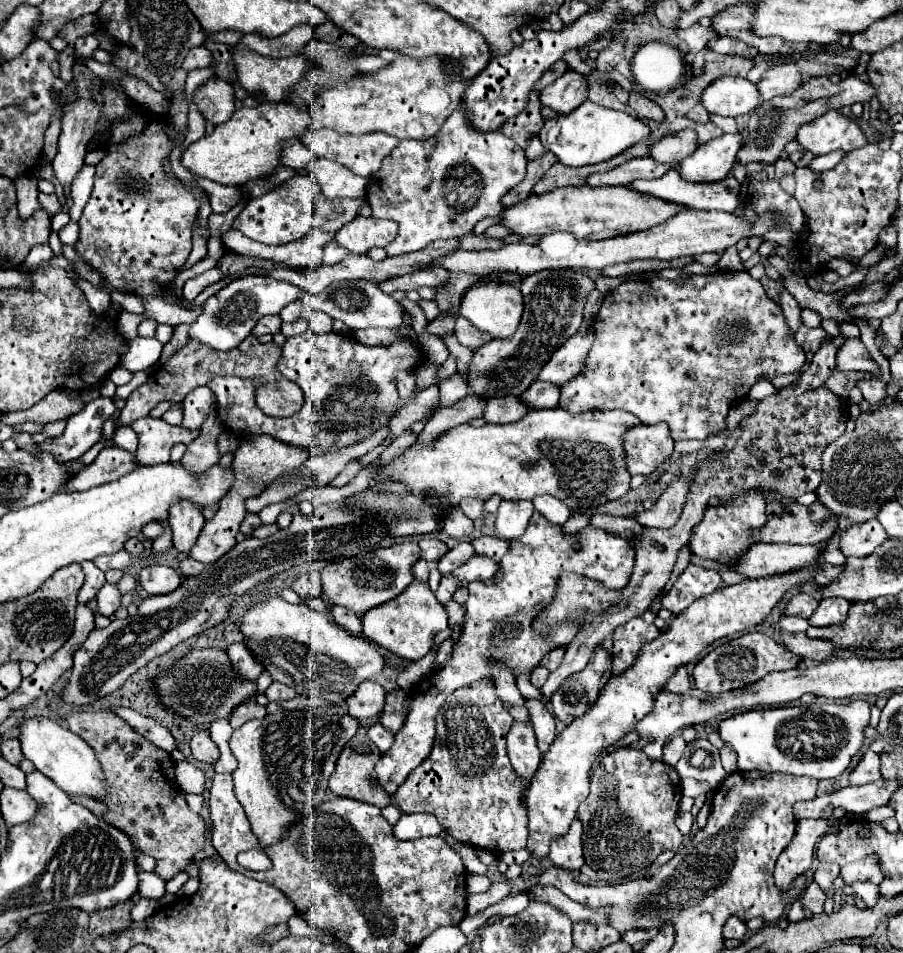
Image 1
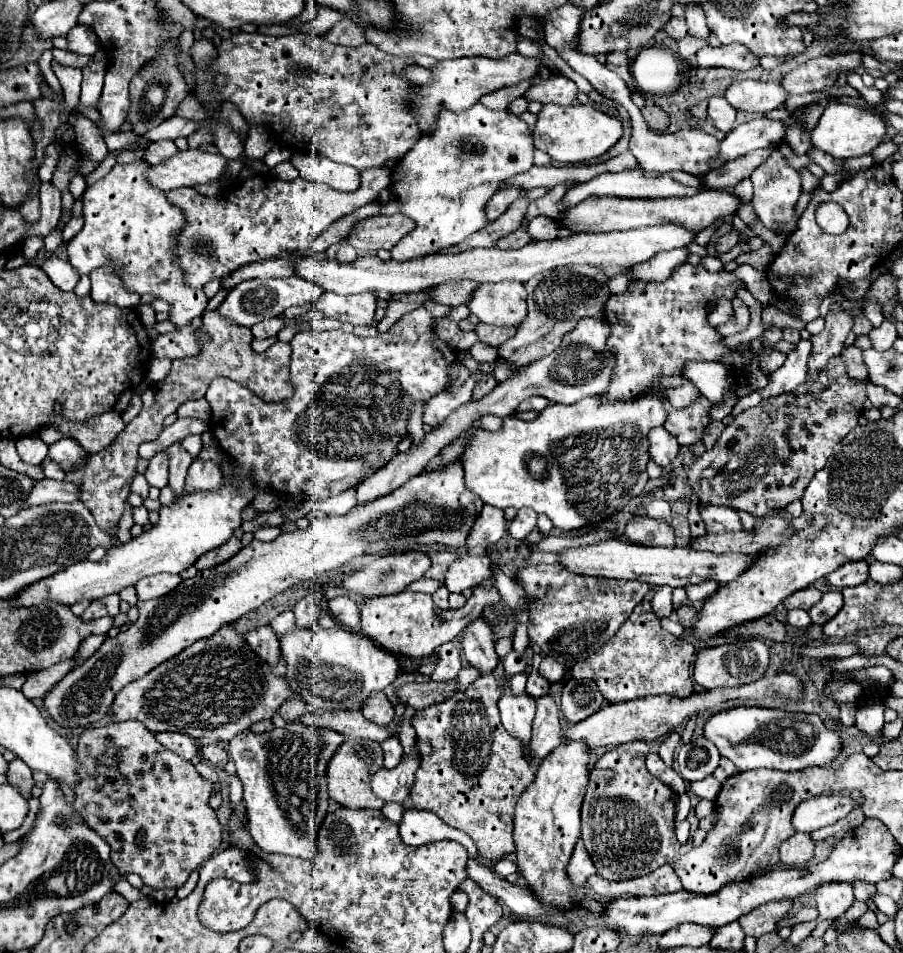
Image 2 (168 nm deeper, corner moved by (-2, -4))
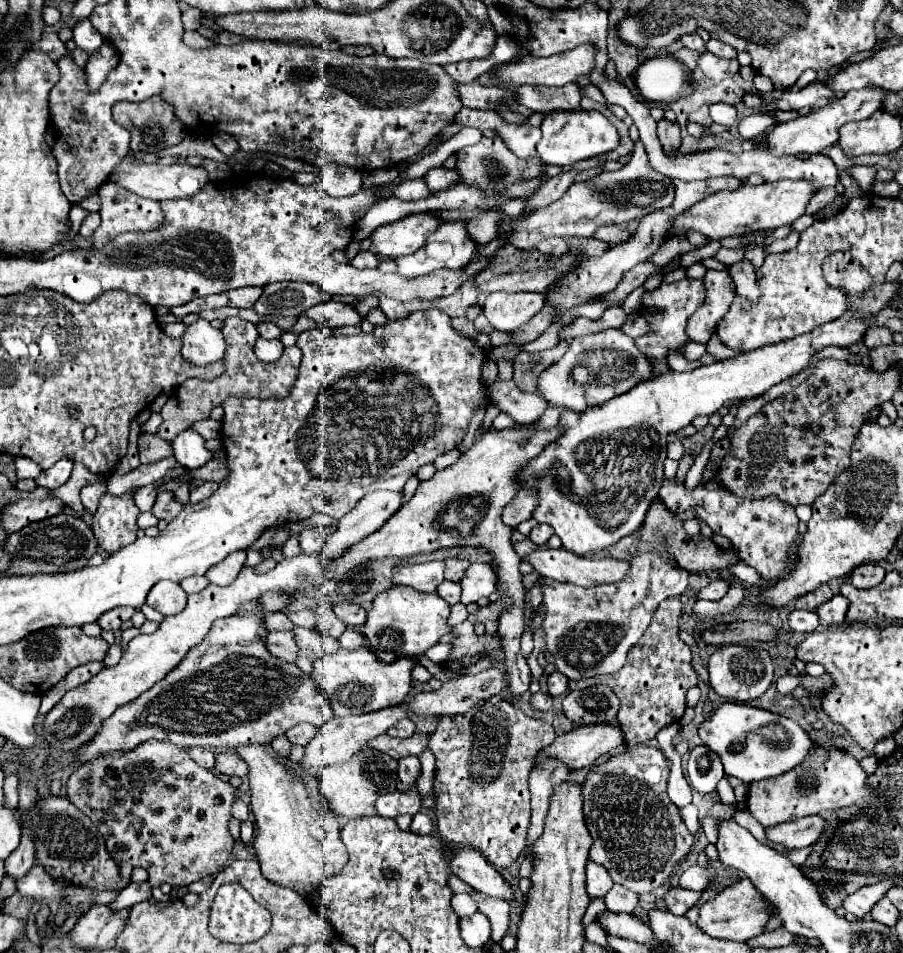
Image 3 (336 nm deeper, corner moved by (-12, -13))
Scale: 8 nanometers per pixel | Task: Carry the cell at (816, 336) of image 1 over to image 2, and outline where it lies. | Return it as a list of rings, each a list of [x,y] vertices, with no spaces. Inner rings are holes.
[[[796,346],[788,356],[786,356],[786,362],[770,374],[770,382],[768,386],[760,388],[760,390],[754,390],[752,394],[744,396],[744,398],[738,398],[738,402],[734,404],[730,416],[736,416],[752,406],[758,406],[762,400],[770,398],[770,396],[778,396],[778,394],[784,394],[784,392],[790,392],[794,390],[794,386],[802,384],[804,378],[806,378],[806,362],[810,358],[810,346]]]

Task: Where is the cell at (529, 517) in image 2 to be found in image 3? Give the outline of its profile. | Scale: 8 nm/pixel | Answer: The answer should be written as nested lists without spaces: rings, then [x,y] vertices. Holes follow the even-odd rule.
[[[536,525],[532,531],[530,531],[530,541],[532,543],[536,543],[536,545],[544,545],[548,539],[550,539],[550,535],[552,535],[554,531],[552,531],[552,527],[548,527],[548,525]]]

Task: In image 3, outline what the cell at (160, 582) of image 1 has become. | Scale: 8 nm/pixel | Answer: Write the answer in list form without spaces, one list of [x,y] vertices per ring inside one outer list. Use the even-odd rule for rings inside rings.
[[[160,581],[152,587],[152,591],[148,593],[146,603],[160,611],[162,615],[174,615],[180,613],[184,609],[186,603],[186,593],[178,583],[172,581]]]

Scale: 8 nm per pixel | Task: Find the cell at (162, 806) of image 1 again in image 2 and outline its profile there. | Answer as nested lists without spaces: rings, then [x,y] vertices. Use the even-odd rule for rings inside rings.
[[[128,720],[102,728],[86,728],[78,738],[76,754],[82,766],[78,770],[82,780],[78,780],[78,786],[74,788],[76,800],[72,806],[82,820],[108,842],[110,862],[114,862],[122,874],[136,872],[142,882],[152,888],[180,888],[190,872],[200,868],[218,850],[222,826],[208,804],[214,792],[212,780],[202,778],[192,762],[156,742],[154,734],[146,730],[142,722]]]

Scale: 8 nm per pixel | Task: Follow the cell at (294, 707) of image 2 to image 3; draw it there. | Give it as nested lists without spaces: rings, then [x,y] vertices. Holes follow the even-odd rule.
[[[298,723],[296,727],[292,727],[286,737],[290,739],[290,743],[296,743],[296,745],[308,745],[308,741],[316,735],[316,727],[310,725],[310,723]]]

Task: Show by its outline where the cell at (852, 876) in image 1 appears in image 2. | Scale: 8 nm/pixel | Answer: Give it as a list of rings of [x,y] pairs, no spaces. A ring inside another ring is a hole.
[[[854,882],[854,896],[856,900],[860,902],[868,902],[874,894],[876,894],[876,886],[874,884],[868,884],[868,882]]]

